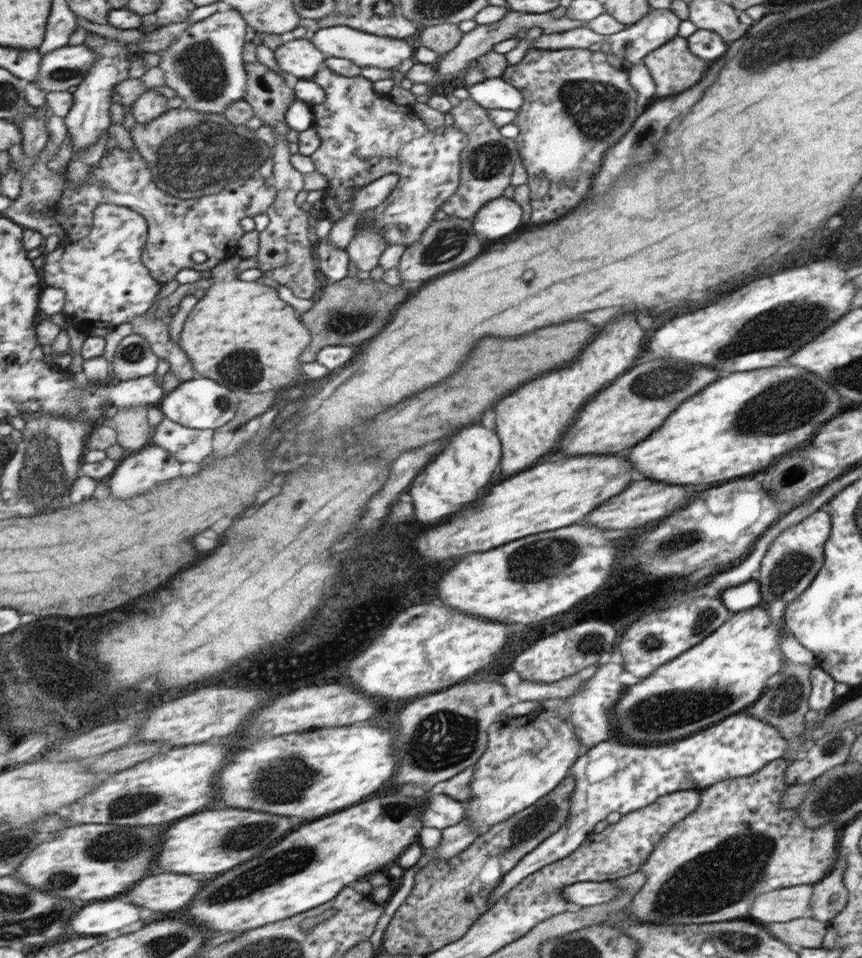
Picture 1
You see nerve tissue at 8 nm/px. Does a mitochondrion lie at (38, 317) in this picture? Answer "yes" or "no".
no

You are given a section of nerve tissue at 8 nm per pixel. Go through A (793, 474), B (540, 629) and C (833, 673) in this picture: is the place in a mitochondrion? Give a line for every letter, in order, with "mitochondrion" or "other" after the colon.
A: mitochondrion
B: other
C: other

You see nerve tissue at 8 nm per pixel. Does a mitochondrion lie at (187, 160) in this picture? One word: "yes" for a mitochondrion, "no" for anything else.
yes

